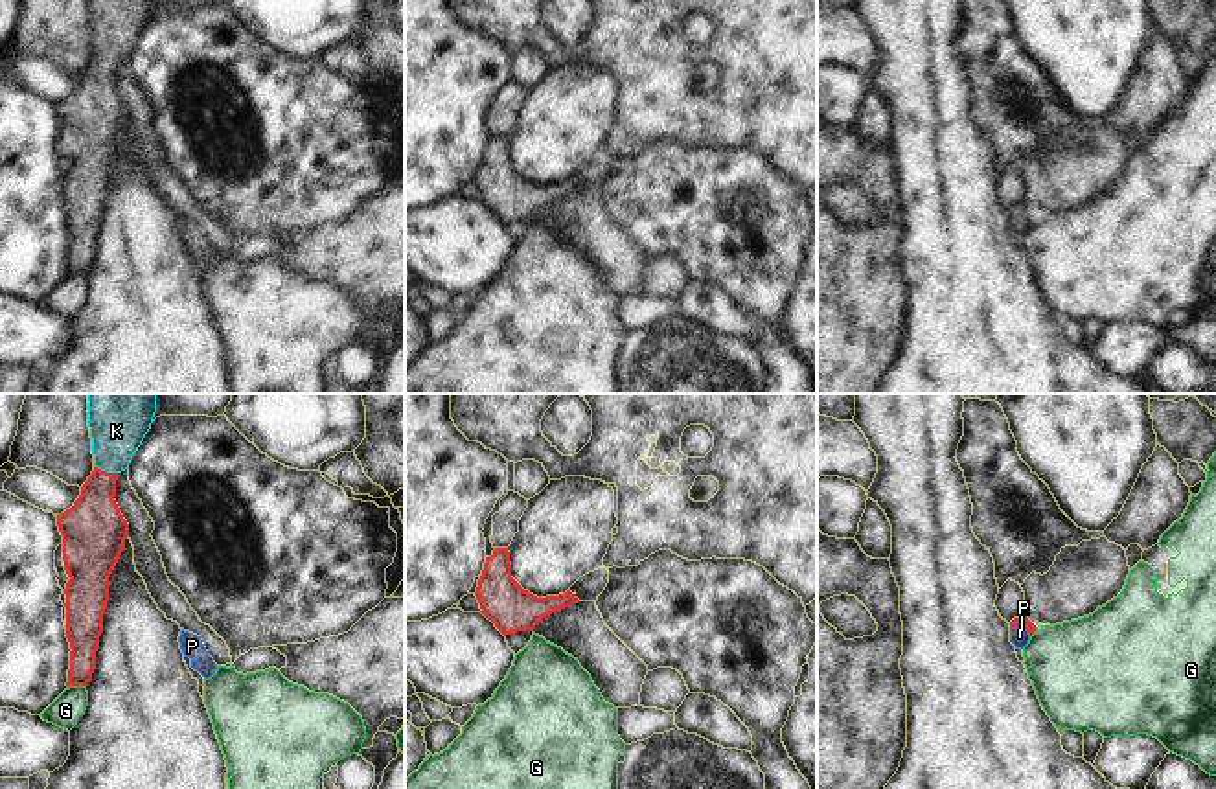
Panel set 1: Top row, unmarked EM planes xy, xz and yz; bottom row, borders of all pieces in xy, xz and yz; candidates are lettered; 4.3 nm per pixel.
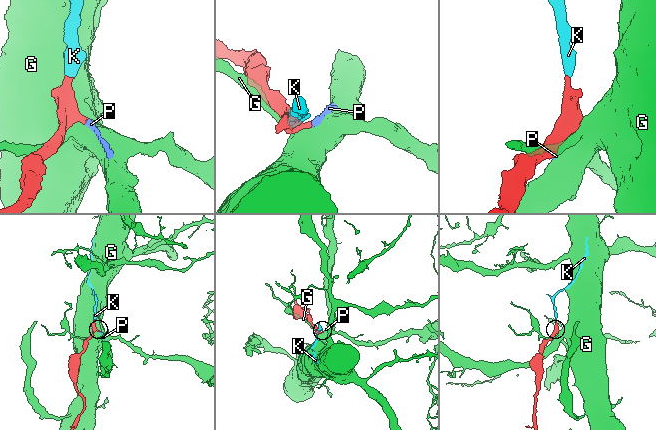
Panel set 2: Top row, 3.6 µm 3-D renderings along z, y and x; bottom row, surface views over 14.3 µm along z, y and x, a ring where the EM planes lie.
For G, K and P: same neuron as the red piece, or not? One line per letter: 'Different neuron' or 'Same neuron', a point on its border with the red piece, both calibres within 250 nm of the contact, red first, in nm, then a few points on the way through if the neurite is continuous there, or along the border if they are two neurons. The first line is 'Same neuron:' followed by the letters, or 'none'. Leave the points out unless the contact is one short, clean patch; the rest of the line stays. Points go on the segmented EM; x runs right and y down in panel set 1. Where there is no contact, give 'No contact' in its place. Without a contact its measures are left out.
Same neuron: K, P
G: Different neuron. Touches red at xy (76, 685). Thickness 160 nm (red) against 140 nm
K: Same neuron. Touches red at xy (105, 471). Thickness 260 nm (red) against 280 nm. Path across: xy (92, 526), (96, 495), (105, 471), (113, 455), (120, 416)
P: Same neuron. Touches red at yz (1021, 626). Thickness 50 nm (red) against 90 nm. Path across: yz (1023, 622), (1021, 626), (1020, 637)

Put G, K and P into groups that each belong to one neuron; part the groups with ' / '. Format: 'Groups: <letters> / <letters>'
Groups: G / K P

